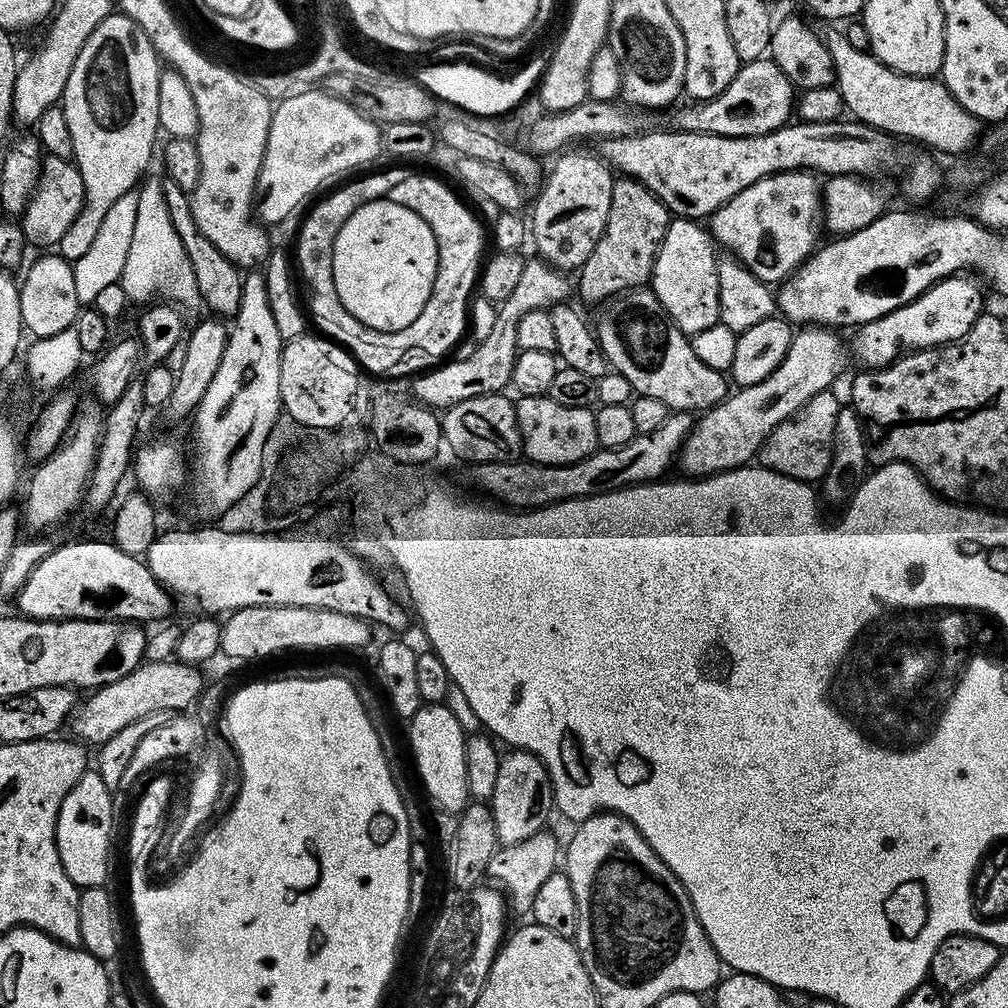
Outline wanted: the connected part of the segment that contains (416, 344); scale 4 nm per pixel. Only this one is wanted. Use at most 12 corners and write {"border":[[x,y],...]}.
{"border":[[405,174],[387,199],[434,230],[438,270],[422,314],[379,332],[340,307],[366,346],[450,351],[465,335],[484,228],[436,176]]}

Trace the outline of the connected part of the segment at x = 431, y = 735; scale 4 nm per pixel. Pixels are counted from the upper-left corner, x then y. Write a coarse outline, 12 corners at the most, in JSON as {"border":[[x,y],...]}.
{"border":[[424,704],[407,728],[437,809],[459,813],[466,786],[464,727]]}

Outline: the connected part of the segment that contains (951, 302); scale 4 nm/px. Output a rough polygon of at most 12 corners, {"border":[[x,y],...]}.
{"border":[[966,274],[948,276],[859,325],[865,369],[961,340],[983,313]]}

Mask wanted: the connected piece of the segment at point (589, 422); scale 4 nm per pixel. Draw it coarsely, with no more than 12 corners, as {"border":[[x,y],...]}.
{"border":[[548,395],[515,401],[522,452],[578,462],[600,447],[592,408]]}

